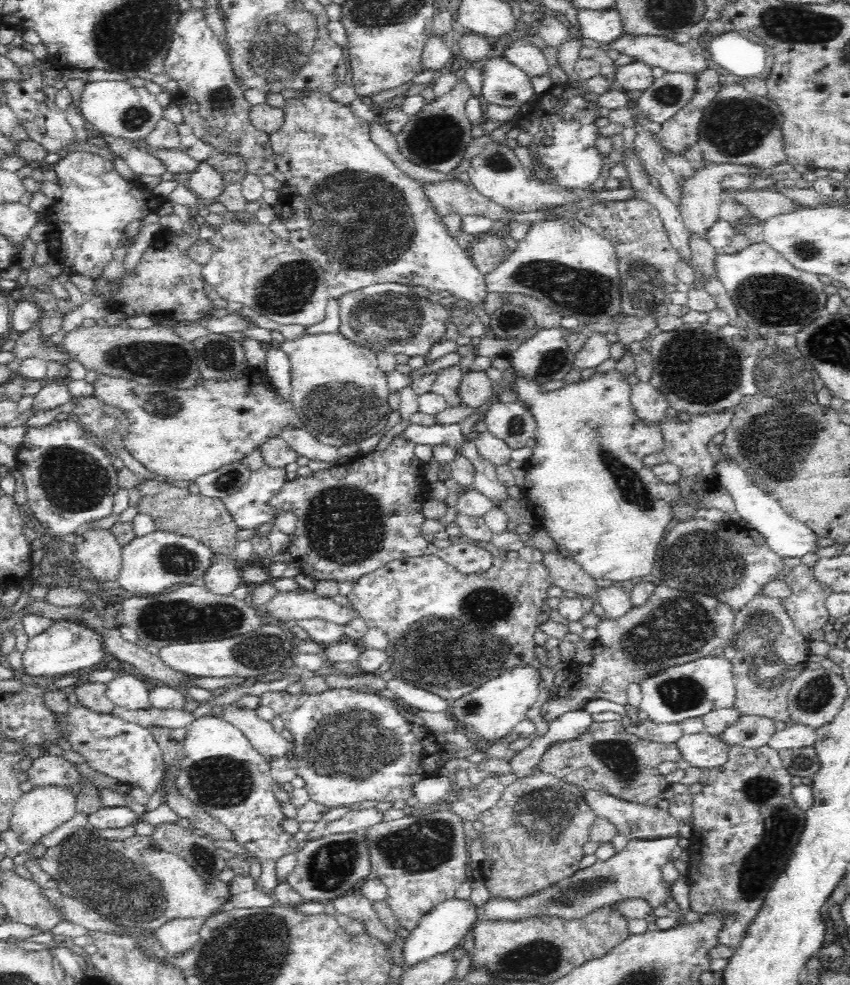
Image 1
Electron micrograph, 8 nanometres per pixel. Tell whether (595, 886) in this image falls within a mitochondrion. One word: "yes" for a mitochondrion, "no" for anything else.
yes

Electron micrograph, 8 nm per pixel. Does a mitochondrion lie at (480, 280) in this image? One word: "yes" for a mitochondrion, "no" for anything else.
no

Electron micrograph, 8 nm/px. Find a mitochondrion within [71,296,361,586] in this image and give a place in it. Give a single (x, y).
(164, 361)

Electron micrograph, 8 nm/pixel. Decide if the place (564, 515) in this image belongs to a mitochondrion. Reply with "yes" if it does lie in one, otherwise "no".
no

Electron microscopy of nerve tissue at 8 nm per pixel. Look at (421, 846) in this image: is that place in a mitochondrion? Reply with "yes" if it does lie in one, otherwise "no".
yes

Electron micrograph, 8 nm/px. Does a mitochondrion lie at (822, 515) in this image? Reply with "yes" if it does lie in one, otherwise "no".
no

